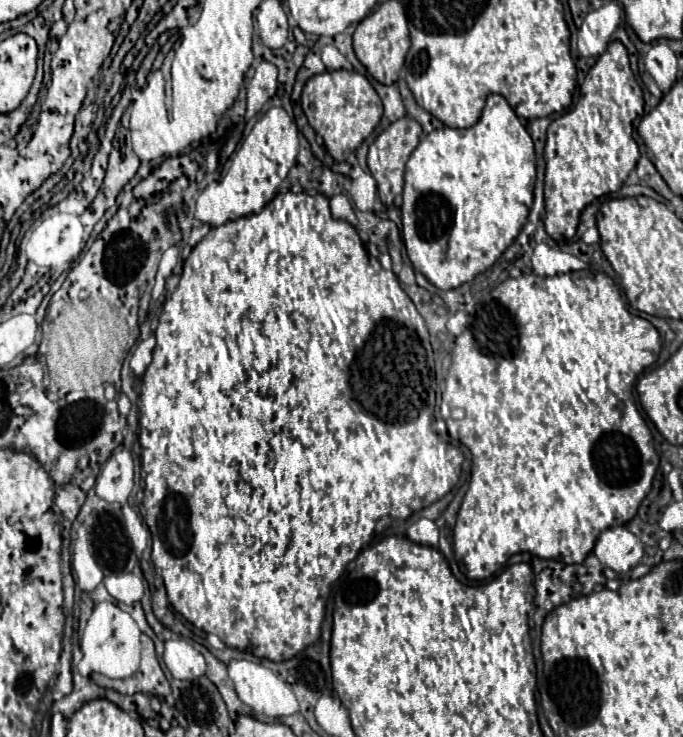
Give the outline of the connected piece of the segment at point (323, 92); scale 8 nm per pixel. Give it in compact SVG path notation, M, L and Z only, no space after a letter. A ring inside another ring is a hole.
M336 70L312 76L306 82L302 90L302 110L316 134L324 138L324 144L334 160L342 162L362 144L364 138L372 134L376 124L380 122L382 100L374 92L366 76L348 70Z

